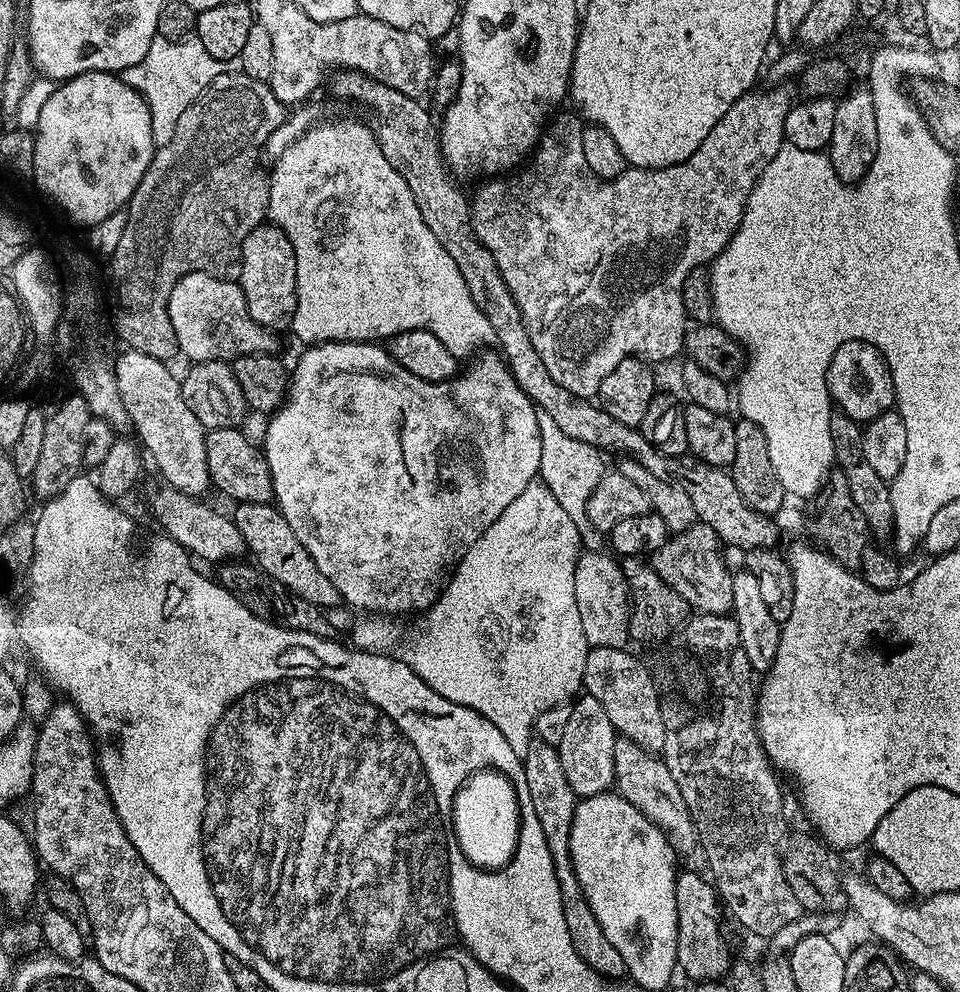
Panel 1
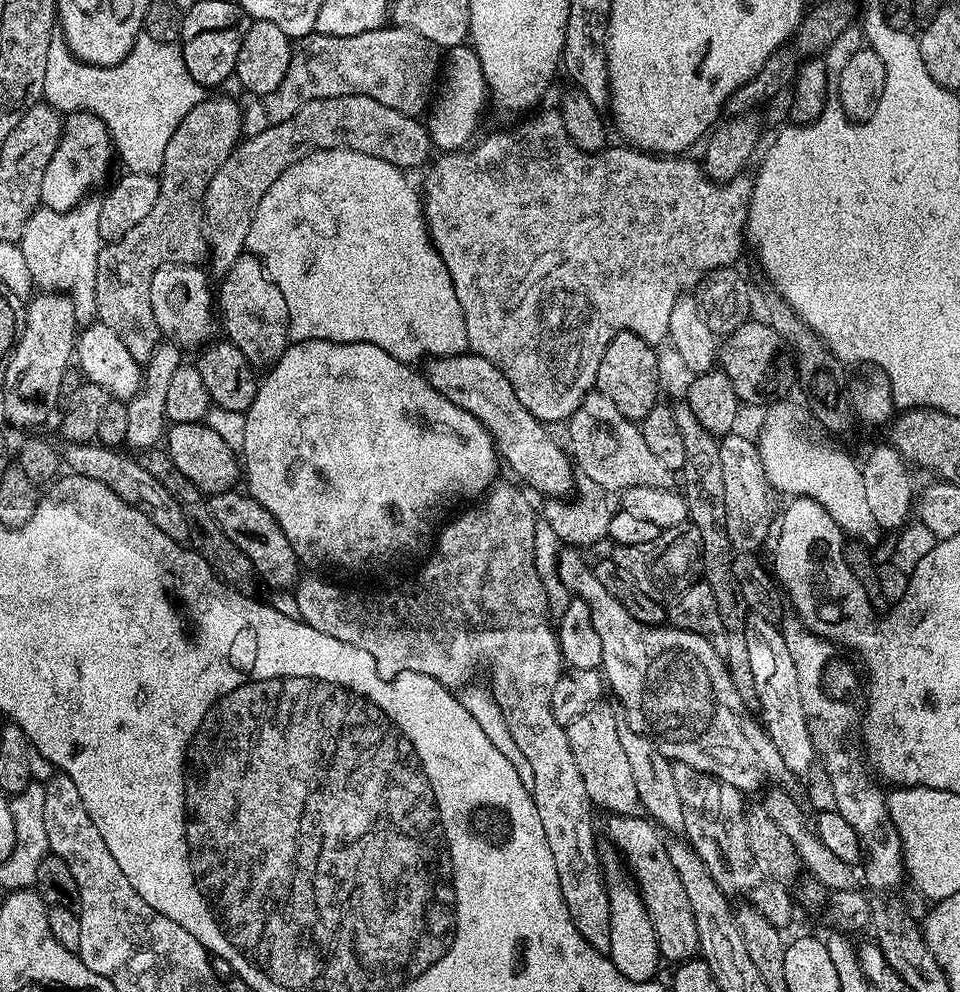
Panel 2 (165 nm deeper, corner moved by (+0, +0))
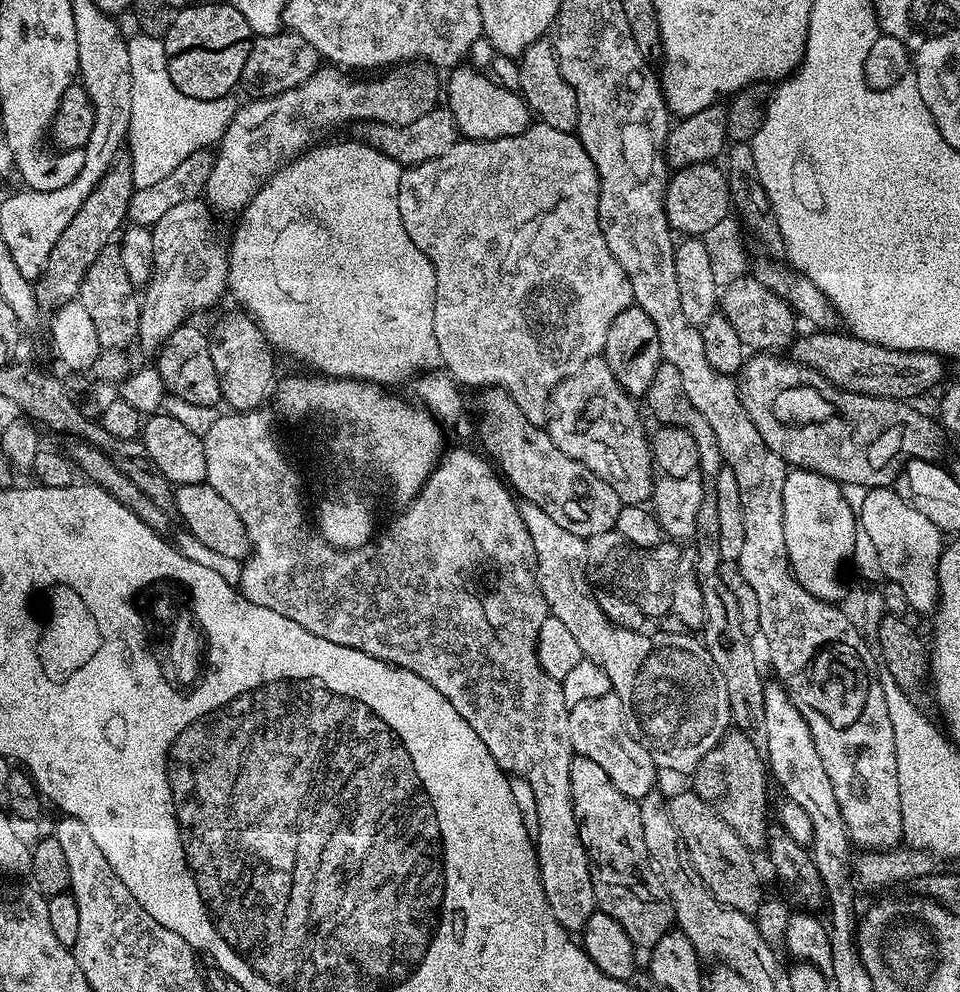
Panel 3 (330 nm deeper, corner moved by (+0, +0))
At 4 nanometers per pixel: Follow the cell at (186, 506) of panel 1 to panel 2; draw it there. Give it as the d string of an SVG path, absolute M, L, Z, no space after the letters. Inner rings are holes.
M99 442L68 444L65 449L62 452L62 460L69 473L102 482L106 490L114 490L118 498L146 514L146 518L150 518L150 522L154 522L154 526L158 526L162 534L177 542L187 541L188 523L186 514L182 514L182 506L176 501L174 494L170 494L170 490L166 490L166 486L162 486L162 482L158 482L154 474L150 474L150 470L142 470L139 459L132 457L131 460L130 457L123 456L123 451L105 448Z

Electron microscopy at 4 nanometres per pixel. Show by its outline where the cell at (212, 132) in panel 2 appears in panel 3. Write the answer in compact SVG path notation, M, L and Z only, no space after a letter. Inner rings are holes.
M119 247L104 248L102 254L94 258L86 278L82 278L82 286L78 293L82 306L86 306L86 314L90 314L90 322L94 322L94 330L98 334L101 348L127 349L128 343L137 339L141 301L132 297L132 291L134 285L127 276Z

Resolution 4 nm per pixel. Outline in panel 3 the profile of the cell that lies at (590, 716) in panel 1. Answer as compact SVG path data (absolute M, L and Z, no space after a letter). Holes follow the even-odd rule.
M613 692L602 694L602 698L586 698L586 702L578 702L568 709L570 718L570 742L573 753L577 756L590 758L590 762L602 766L606 770L610 782L622 790L622 794L637 802L657 787L658 769L655 762L634 742L630 730L626 730L626 722L622 714L622 702Z

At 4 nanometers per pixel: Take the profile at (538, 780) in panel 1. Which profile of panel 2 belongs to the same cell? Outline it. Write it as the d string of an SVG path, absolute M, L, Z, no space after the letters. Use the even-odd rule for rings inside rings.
M493 484L479 502L468 506L473 508L454 517L444 529L441 527L431 549L432 557L409 584L388 588L385 592L359 592L356 588L339 588L328 580L305 575L295 585L294 595L304 623L314 626L314 630L322 630L322 634L330 634L330 638L338 638L338 642L366 650L385 678L397 676L399 672L426 674L448 688L460 690L475 677L472 675L476 671L483 673L506 720L506 730L521 748L527 771L532 771L530 791L538 806L538 818L542 818L542 830L546 830L550 854L554 854L554 870L558 870L558 886L562 890L562 902L566 902L566 910L570 910L570 922L574 922L578 934L582 934L594 950L607 954L610 902L600 852L596 848L596 832L592 829L594 805L586 794L582 774L578 774L578 762L574 762L565 725L560 724L558 718L554 718L554 710L550 710L550 694L562 671L562 657L557 629L553 621L552 624L548 621L548 592L536 568L538 512L515 488L517 485L512 484Z

